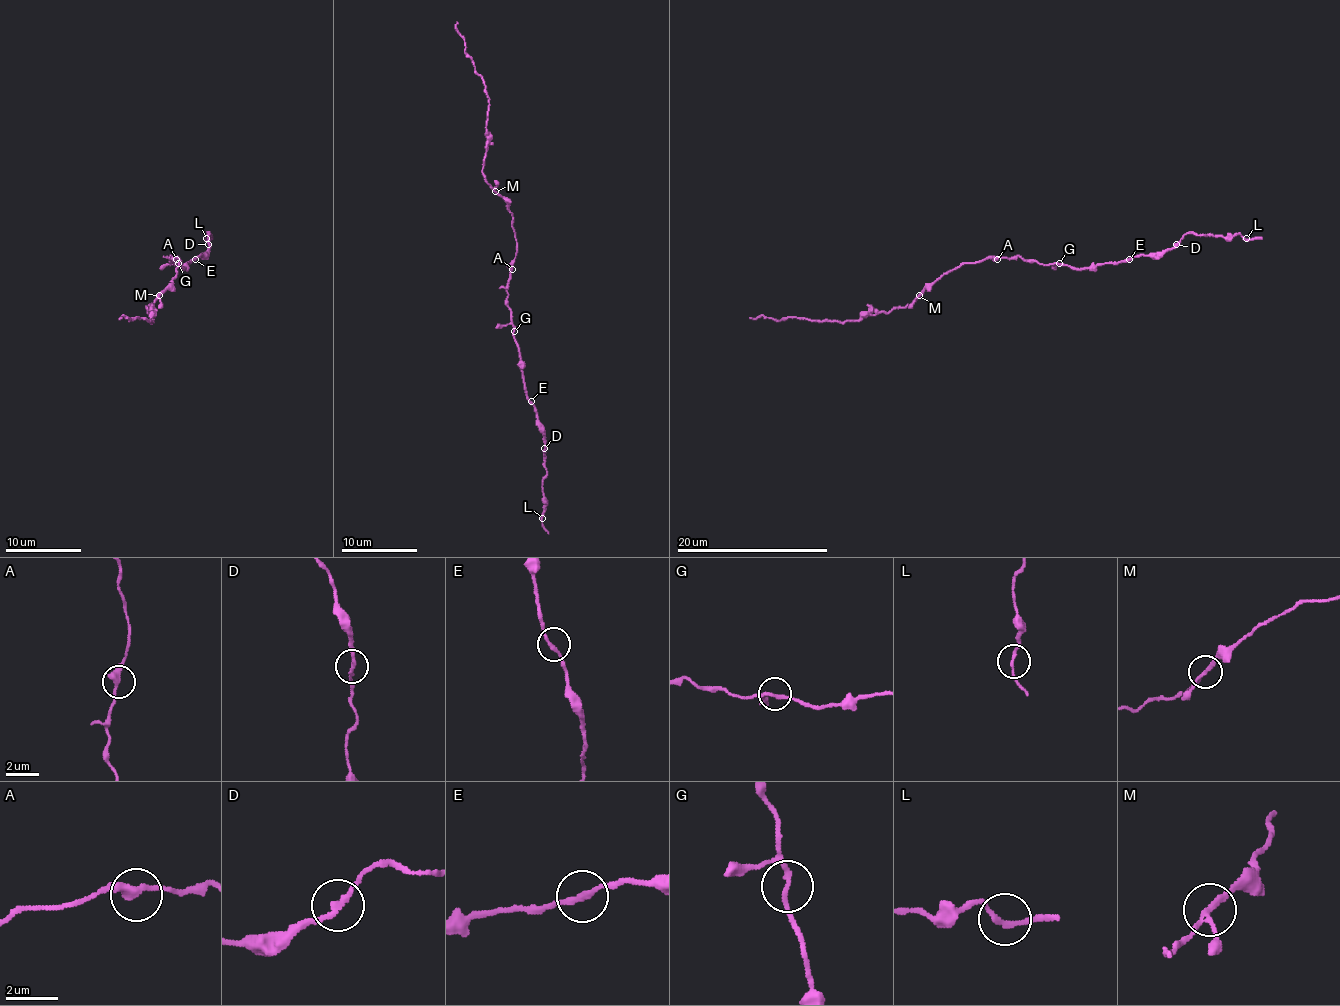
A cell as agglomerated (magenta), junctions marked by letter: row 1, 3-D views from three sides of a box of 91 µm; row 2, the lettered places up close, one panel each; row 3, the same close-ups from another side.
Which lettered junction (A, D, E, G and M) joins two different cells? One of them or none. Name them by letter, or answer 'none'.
none

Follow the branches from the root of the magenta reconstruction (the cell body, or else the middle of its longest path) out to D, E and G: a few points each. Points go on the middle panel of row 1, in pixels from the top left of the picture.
D: (510, 269), (506, 306), (523, 371), (523, 389), (535, 408), (544, 448)
E: (510, 269), (506, 306), (512, 316), (514, 340), (523, 371), (523, 389), (531, 401)
G: (510, 269), (506, 306), (512, 316), (514, 331)

